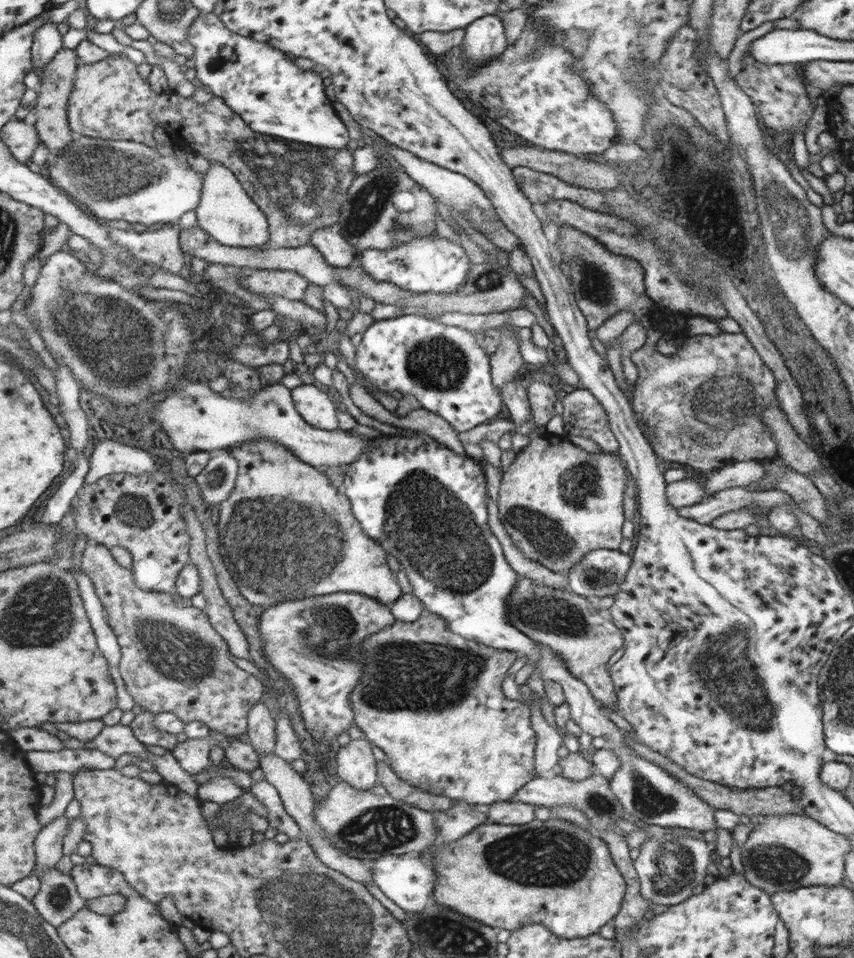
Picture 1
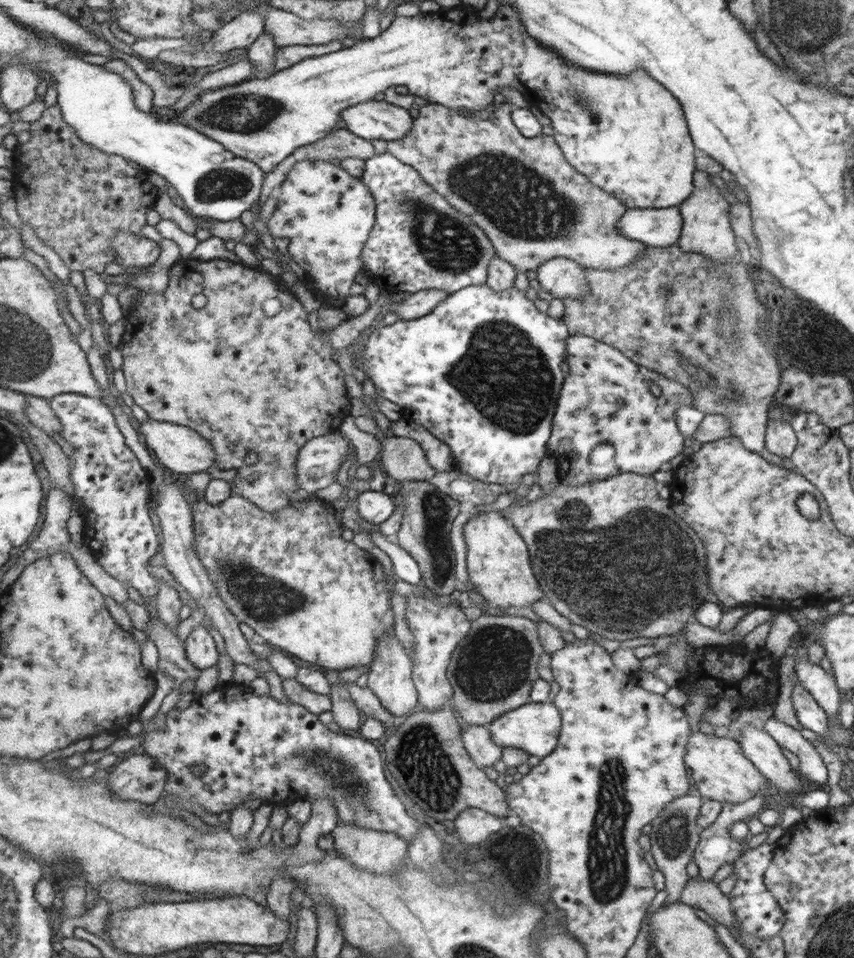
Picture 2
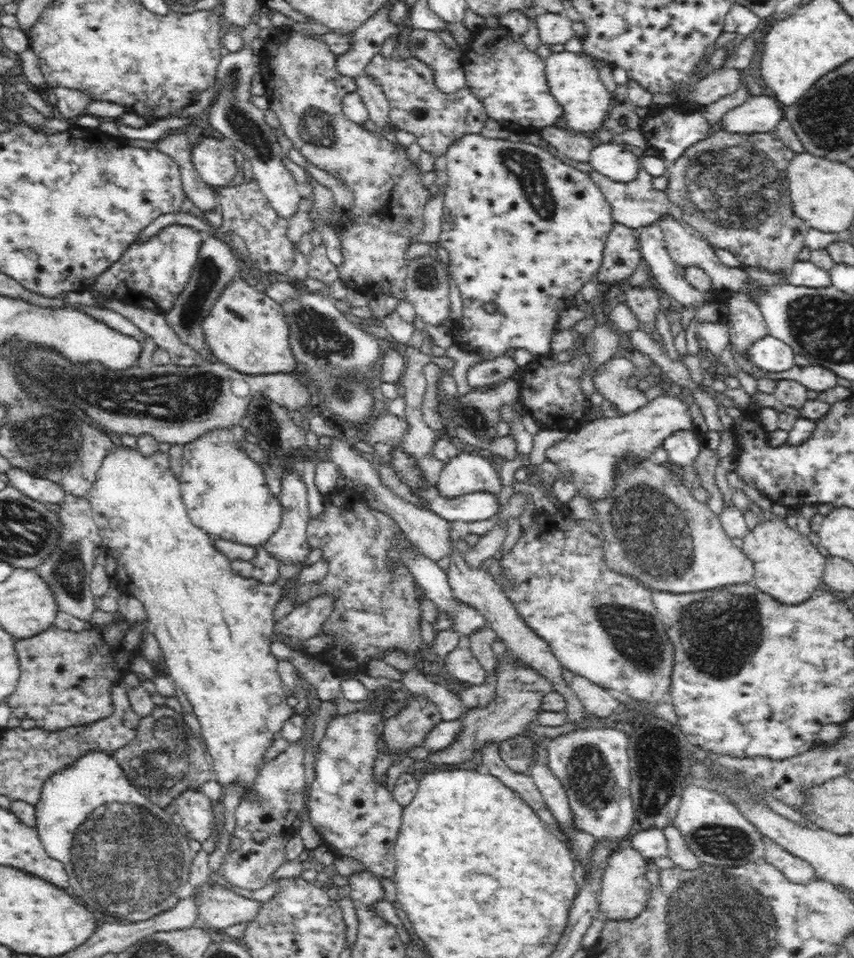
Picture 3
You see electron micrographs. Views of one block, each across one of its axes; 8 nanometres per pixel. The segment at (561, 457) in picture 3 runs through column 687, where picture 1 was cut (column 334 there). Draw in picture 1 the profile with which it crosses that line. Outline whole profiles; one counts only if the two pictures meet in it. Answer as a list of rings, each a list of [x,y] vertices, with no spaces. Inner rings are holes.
[[[303,384],[291,389],[292,397],[299,414],[312,425],[323,430],[339,428],[340,415],[335,402],[317,385]]]

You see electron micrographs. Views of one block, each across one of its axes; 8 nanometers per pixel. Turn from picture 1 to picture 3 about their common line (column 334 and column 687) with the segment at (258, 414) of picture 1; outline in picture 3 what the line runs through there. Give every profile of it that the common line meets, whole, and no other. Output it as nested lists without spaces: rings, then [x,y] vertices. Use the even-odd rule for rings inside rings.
[[[680,430],[670,434],[666,440],[664,440],[661,447],[667,452],[668,459],[680,466],[691,466],[694,460],[698,458],[700,450],[704,448],[704,433],[700,433],[696,430]]]

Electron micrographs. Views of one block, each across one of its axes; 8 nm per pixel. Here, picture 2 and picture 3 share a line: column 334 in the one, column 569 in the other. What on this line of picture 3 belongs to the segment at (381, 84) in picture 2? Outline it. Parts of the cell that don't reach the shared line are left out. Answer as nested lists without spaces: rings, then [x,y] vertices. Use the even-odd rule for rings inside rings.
[[[565,50],[554,52],[545,58],[545,77],[551,95],[561,108],[559,118],[564,120],[570,132],[591,136],[607,125],[611,109],[617,102],[598,77],[590,56]]]

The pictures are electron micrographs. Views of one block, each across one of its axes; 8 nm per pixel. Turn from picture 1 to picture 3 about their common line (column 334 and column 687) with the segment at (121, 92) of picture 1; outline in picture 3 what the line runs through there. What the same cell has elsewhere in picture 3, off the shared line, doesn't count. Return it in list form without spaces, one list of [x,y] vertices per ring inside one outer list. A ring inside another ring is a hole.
[[[720,129],[718,132],[711,134],[708,138],[696,142],[688,150],[682,153],[680,158],[668,163],[666,172],[663,174],[667,178],[667,187],[663,190],[667,200],[673,208],[677,209],[677,215],[682,224],[685,224],[701,239],[708,242],[716,249],[723,248],[730,251],[743,266],[752,266],[753,268],[766,268],[771,272],[788,272],[797,260],[797,256],[801,249],[804,248],[805,234],[808,232],[808,226],[805,225],[805,220],[798,217],[792,208],[792,202],[789,195],[789,182],[787,179],[787,165],[791,160],[794,160],[795,152],[787,147],[782,142],[782,139],[775,133],[770,132],[755,132],[755,133],[736,133],[736,131],[728,131],[728,129]]]

